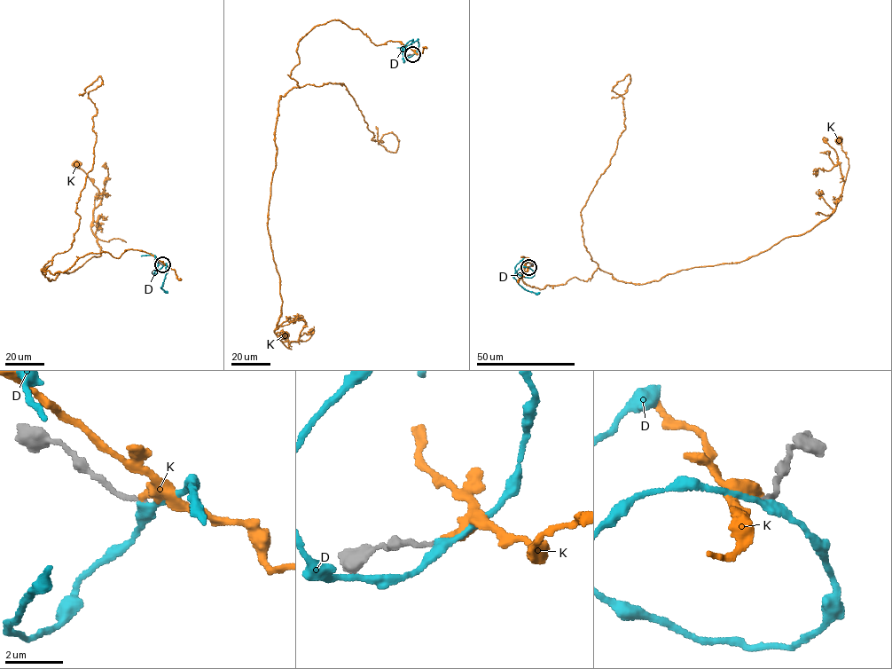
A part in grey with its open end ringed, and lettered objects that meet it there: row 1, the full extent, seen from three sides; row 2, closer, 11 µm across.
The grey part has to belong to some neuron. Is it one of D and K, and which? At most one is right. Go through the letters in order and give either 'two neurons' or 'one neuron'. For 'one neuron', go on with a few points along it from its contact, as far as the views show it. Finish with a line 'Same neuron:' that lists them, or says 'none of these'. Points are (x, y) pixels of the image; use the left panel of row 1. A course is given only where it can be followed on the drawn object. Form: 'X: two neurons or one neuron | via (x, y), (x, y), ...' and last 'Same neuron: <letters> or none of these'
D: two neurons
K: two neurons
Same neuron: none of these

